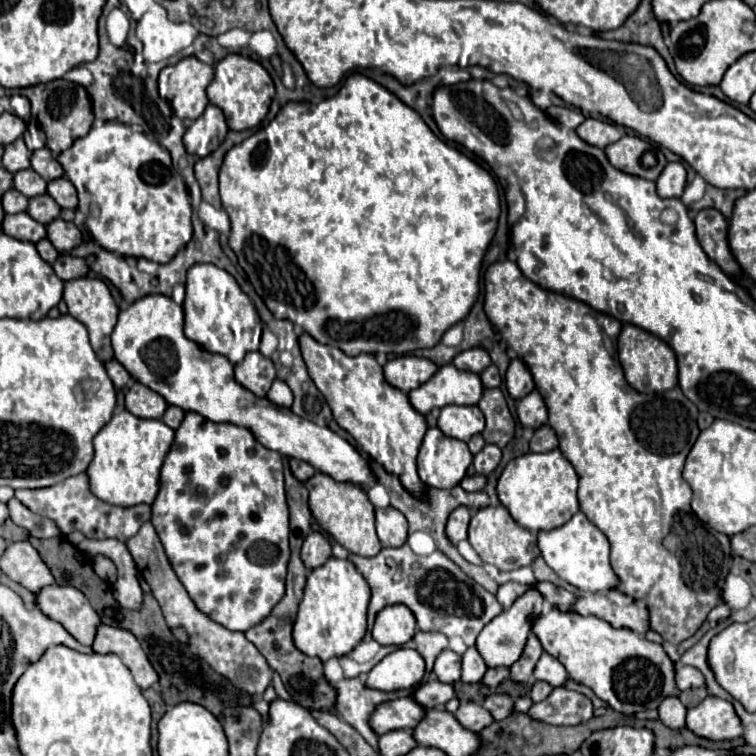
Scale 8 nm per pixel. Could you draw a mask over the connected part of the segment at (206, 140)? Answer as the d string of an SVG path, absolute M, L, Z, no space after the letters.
M207 105L205 113L193 121L193 125L185 131L183 143L189 153L205 157L213 153L221 141L225 139L229 127L225 123L223 111L217 105Z

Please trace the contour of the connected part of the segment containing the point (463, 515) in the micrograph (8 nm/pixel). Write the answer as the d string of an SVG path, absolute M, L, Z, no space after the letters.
M457 507L451 517L447 519L447 539L457 545L459 541L467 539L467 527L469 527L469 519L471 519L471 511L467 507Z

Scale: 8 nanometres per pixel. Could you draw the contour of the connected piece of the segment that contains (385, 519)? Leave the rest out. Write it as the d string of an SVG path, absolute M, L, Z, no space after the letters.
M375 509L375 527L383 547L401 547L407 541L407 519L397 509Z

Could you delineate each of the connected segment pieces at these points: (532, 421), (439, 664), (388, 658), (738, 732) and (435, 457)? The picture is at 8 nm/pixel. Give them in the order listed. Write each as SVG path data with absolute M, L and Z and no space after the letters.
M533 391L519 401L517 419L525 429L533 429L533 431L537 431L547 423L547 407L539 391Z
M443 649L439 653L439 657L435 659L435 667L433 673L437 675L439 681L443 683L455 683L461 677L461 655L457 655L451 649Z
M399 647L385 655L367 675L365 685L381 691L397 691L417 685L425 675L425 659L419 651Z
M707 697L697 707L687 711L687 727L711 741L733 741L743 737L745 729L729 701Z
M429 427L417 455L419 477L429 487L451 489L461 483L471 459L465 441L447 437L439 427Z

